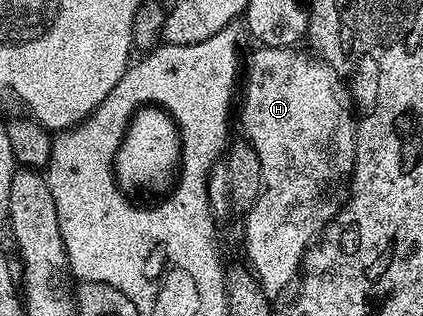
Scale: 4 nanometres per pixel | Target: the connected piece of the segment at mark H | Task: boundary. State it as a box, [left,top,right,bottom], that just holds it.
[237,47,357,298]

